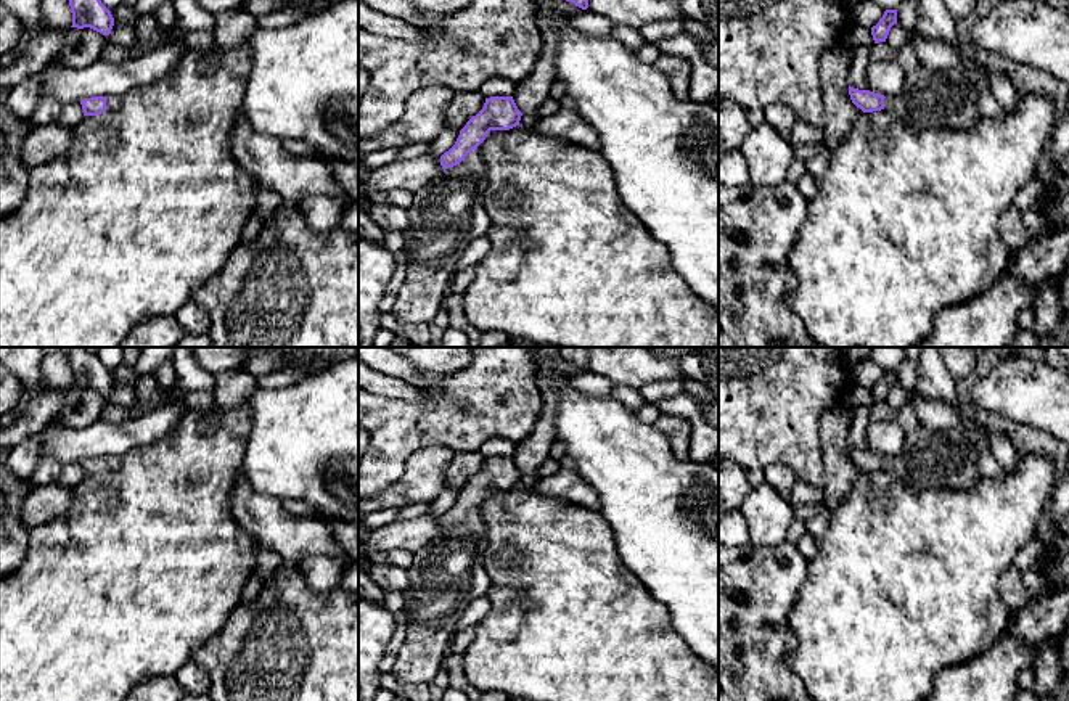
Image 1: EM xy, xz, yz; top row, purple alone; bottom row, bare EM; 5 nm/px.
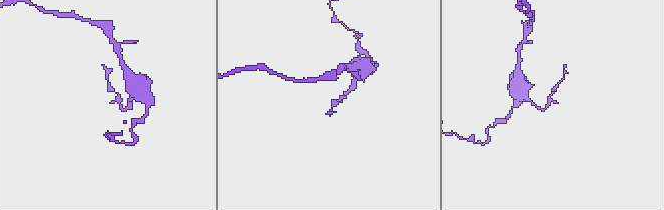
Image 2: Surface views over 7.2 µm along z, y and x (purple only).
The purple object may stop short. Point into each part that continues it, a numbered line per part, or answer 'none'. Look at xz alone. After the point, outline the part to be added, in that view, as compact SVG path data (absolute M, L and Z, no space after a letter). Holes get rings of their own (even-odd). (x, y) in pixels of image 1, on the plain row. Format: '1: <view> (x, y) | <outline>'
1: xz (447, 574) | M473 510L457 526L442 531L436 539L413 553L408 568L410 584L403 592L403 611L407 614L407 638L399 650L392 674L405 683L429 685L444 669L447 646L463 611L477 598L487 595L492 579L482 560L487 550L485 526Z

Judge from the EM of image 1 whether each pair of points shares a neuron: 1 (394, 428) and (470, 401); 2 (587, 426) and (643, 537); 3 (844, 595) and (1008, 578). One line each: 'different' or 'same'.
1: same
2: same
3: different

